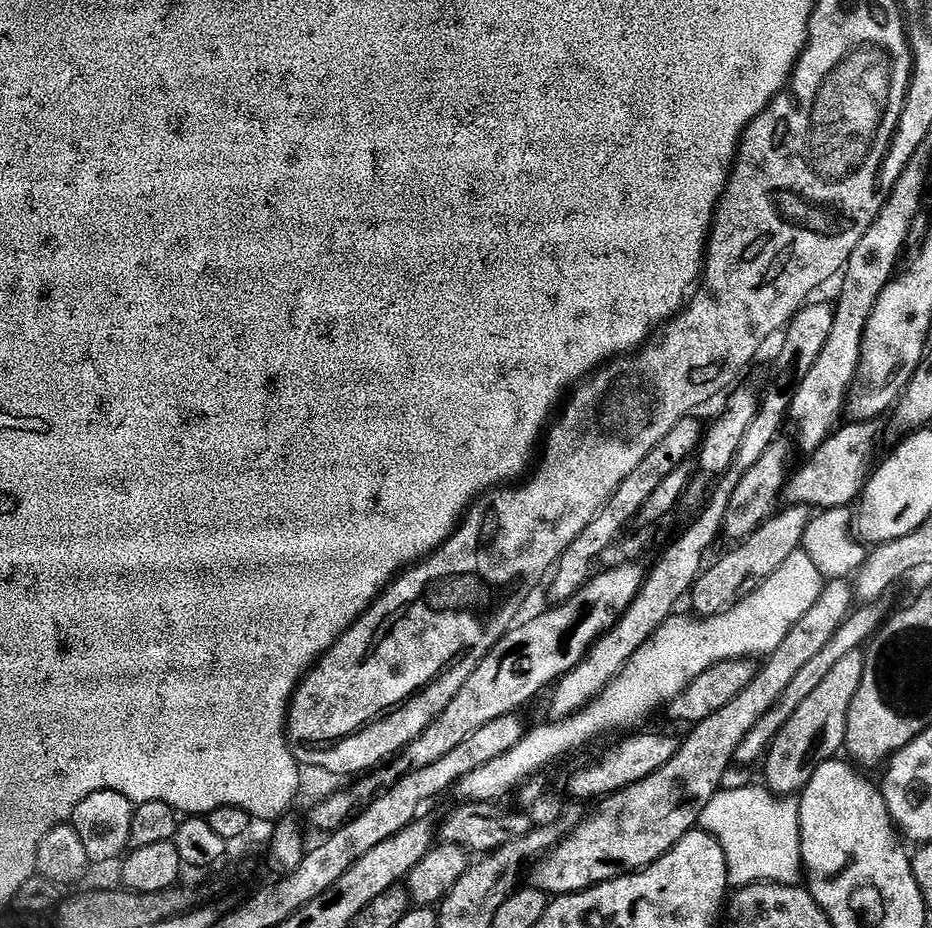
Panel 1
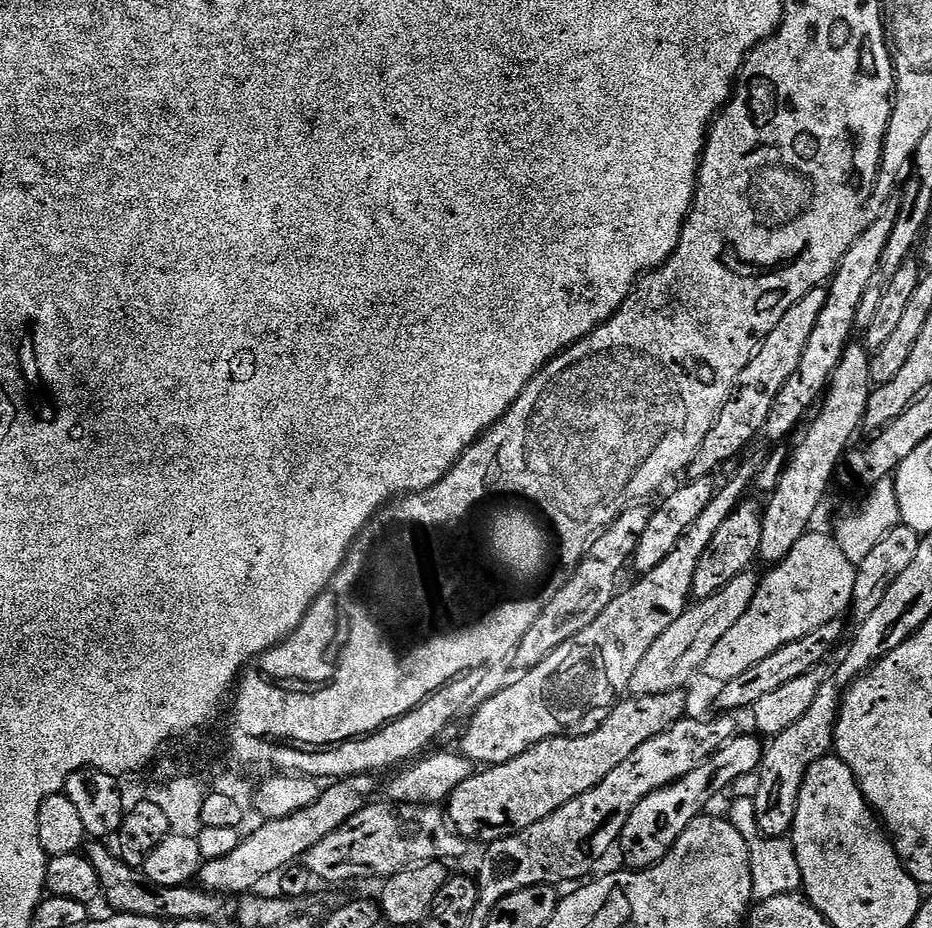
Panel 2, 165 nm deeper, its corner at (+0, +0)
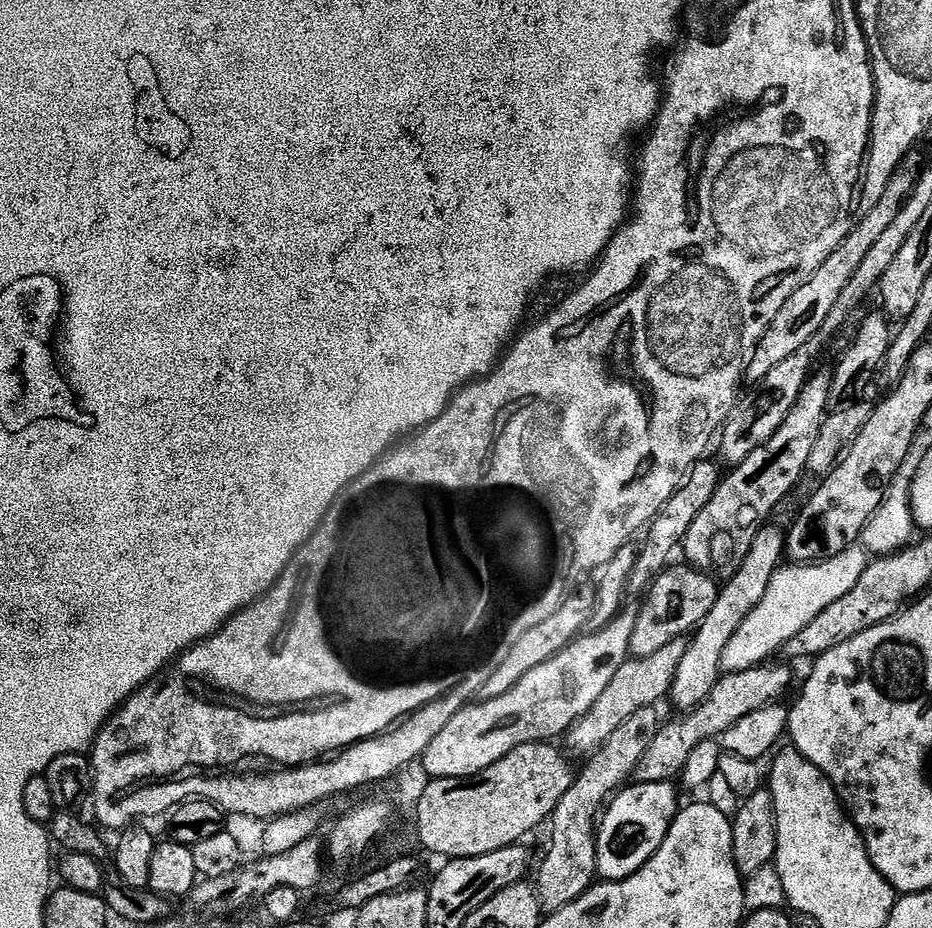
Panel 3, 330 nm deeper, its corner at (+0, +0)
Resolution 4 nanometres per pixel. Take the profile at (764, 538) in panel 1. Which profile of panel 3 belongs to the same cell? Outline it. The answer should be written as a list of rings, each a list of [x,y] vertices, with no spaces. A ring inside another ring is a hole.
[[[681,638],[670,642],[670,646],[662,646],[658,654],[650,654],[639,658],[629,659],[628,663],[621,666],[618,674],[602,690],[598,702],[594,702],[592,709],[585,716],[573,724],[566,733],[566,741],[576,752],[586,752],[592,754],[600,749],[610,734],[622,726],[634,714],[634,710],[642,710],[659,705],[659,700],[669,695],[672,691],[672,683],[676,677],[678,666],[688,650],[687,639]]]

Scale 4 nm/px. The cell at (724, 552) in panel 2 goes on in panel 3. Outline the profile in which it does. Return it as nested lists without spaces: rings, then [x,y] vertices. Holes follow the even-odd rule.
[[[669,566],[652,581],[651,588],[643,597],[644,605],[638,608],[634,634],[630,638],[629,653],[639,658],[658,654],[662,646],[670,646],[670,642],[687,637],[695,633],[701,622],[714,610],[718,584],[706,572],[699,572],[697,568],[683,566],[675,568]]]

